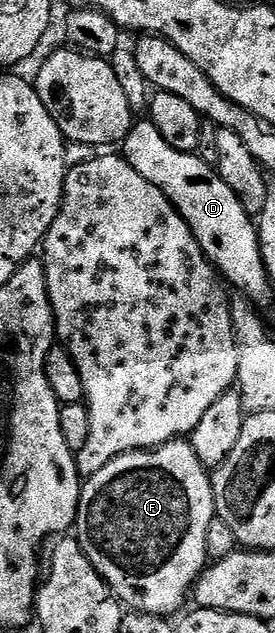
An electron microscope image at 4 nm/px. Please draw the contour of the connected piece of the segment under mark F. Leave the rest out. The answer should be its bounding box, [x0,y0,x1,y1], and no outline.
[75,440,214,616]

